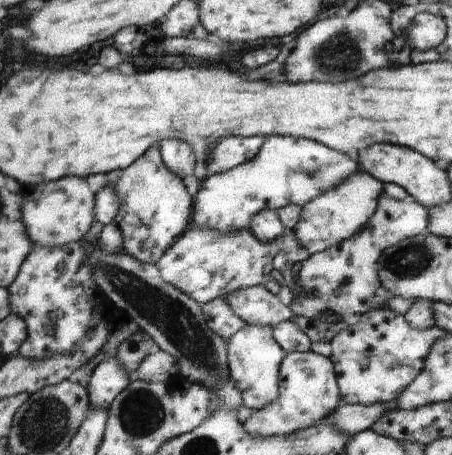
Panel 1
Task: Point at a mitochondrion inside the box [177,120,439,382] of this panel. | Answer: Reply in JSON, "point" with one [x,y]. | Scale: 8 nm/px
{"point":[408,261]}

